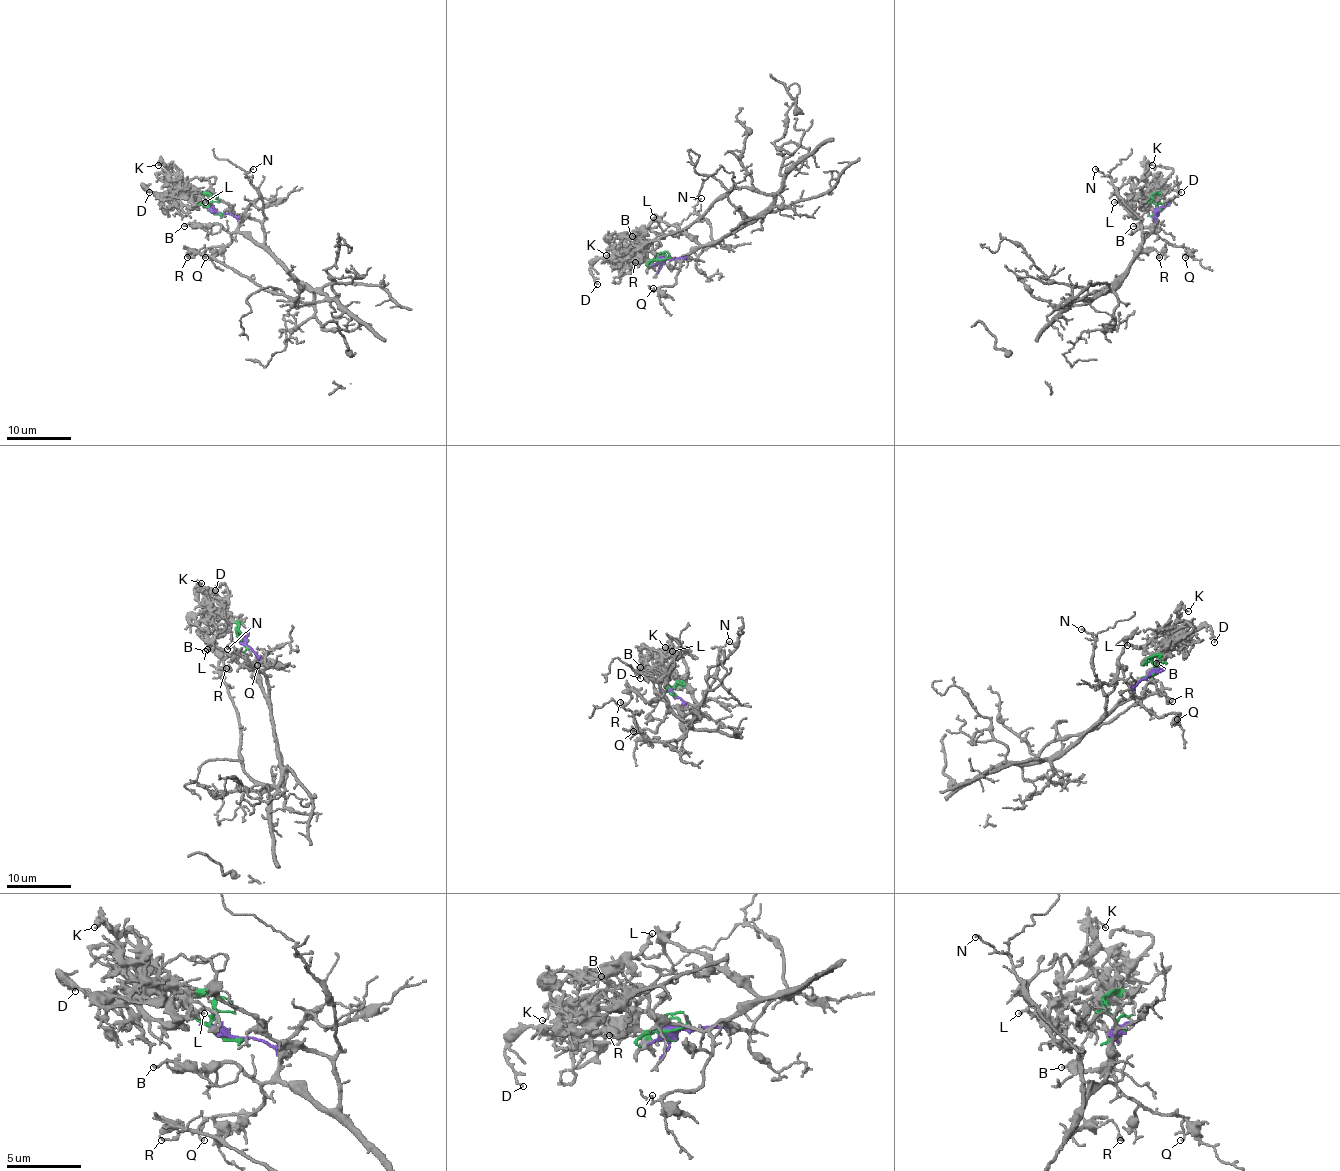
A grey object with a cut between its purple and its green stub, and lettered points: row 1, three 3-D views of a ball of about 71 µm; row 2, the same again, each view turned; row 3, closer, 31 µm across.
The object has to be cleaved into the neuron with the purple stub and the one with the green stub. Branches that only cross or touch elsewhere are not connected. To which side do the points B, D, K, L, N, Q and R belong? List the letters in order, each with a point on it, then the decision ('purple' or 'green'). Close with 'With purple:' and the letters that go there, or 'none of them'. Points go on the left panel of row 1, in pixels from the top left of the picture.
B: place (184, 226); purple
D: place (149, 192); green
K: place (158, 165); green
L: place (205, 202); green
N: place (253, 169); purple
Q: place (205, 257); purple
R: place (187, 257); purple
With purple: B, N, Q, R

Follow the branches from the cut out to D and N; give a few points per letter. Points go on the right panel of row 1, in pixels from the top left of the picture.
D: (1158, 211), (1153, 196), (1161, 186), (1181, 193)
N: (1158, 211), (1153, 230), (1140, 243), (1139, 217), (1108, 177), (1095, 168)

